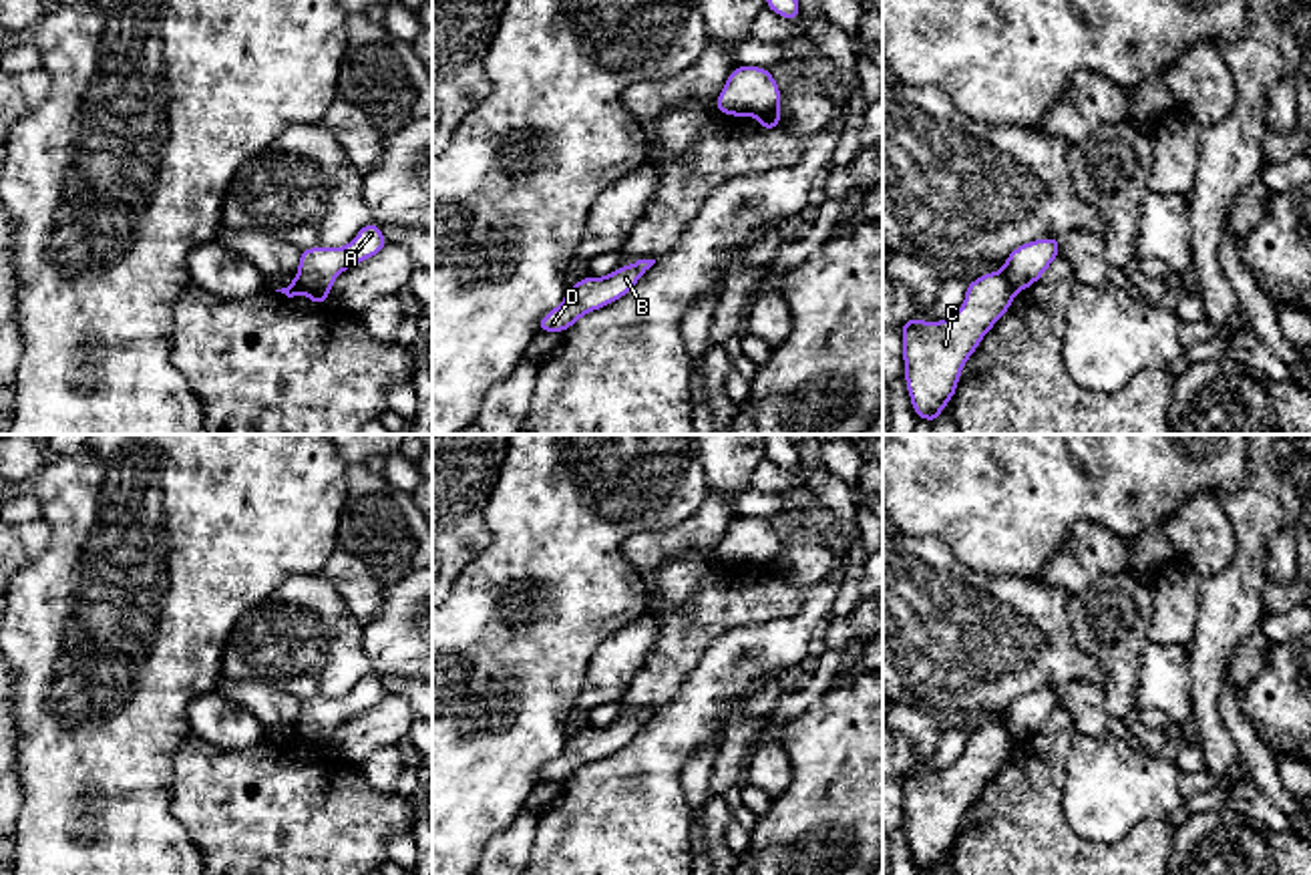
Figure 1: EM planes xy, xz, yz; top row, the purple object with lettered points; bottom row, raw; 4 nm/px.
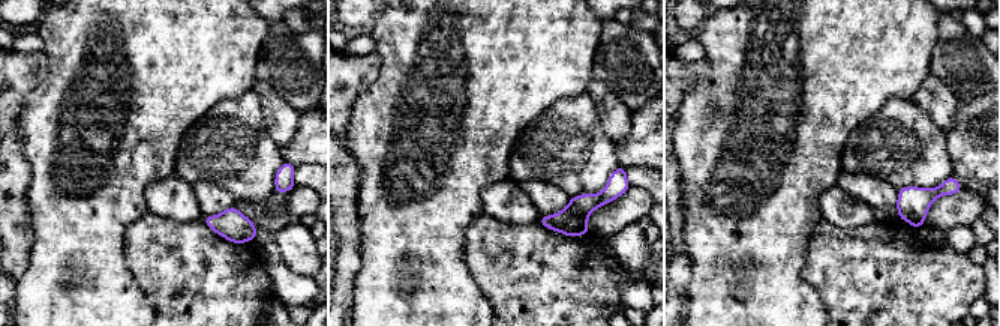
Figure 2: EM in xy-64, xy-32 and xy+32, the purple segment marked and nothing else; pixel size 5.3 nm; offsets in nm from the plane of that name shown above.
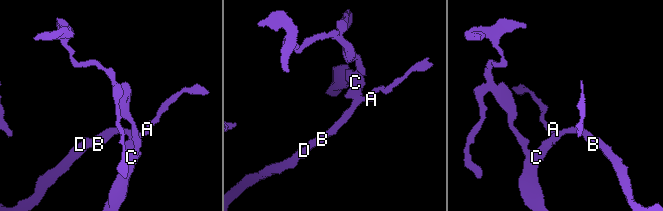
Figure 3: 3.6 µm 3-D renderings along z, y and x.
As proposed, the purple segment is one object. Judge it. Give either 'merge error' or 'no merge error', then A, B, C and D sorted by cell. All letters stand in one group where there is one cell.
merge error; groups A B D / C

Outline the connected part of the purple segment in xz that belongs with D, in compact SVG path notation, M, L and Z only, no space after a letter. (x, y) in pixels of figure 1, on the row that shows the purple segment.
M637 259L629 266L619 266L605 278L587 274L581 282L569 288L565 300L539 320L541 332L565 332L581 316L601 310L617 302L639 282L639 278L656 264L656 259Z

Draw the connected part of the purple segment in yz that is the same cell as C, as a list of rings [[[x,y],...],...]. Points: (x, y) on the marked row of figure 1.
[[[1001,270],[983,274],[967,284],[965,304],[953,316],[941,322],[913,316],[901,326],[905,382],[917,418],[937,420],[957,392],[967,358],[1011,308],[1013,296]]]

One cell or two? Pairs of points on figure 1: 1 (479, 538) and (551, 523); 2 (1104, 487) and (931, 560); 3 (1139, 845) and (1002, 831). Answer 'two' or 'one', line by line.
1: two
2: two
3: one

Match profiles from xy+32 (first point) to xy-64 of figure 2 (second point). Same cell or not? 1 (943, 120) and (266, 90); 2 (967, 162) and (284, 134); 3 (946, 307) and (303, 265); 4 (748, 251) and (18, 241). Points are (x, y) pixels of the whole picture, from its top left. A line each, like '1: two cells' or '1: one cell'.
1: one cell
2: two cells
3: two cells
4: two cells

